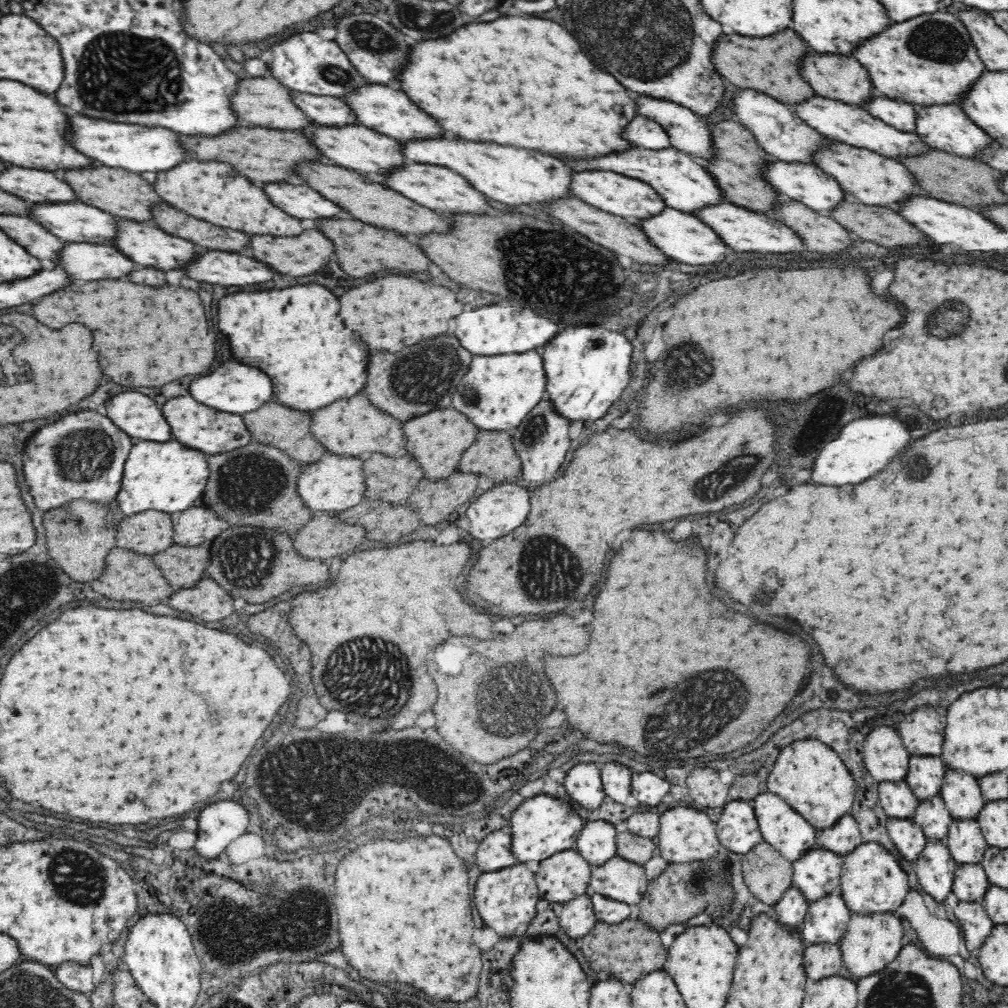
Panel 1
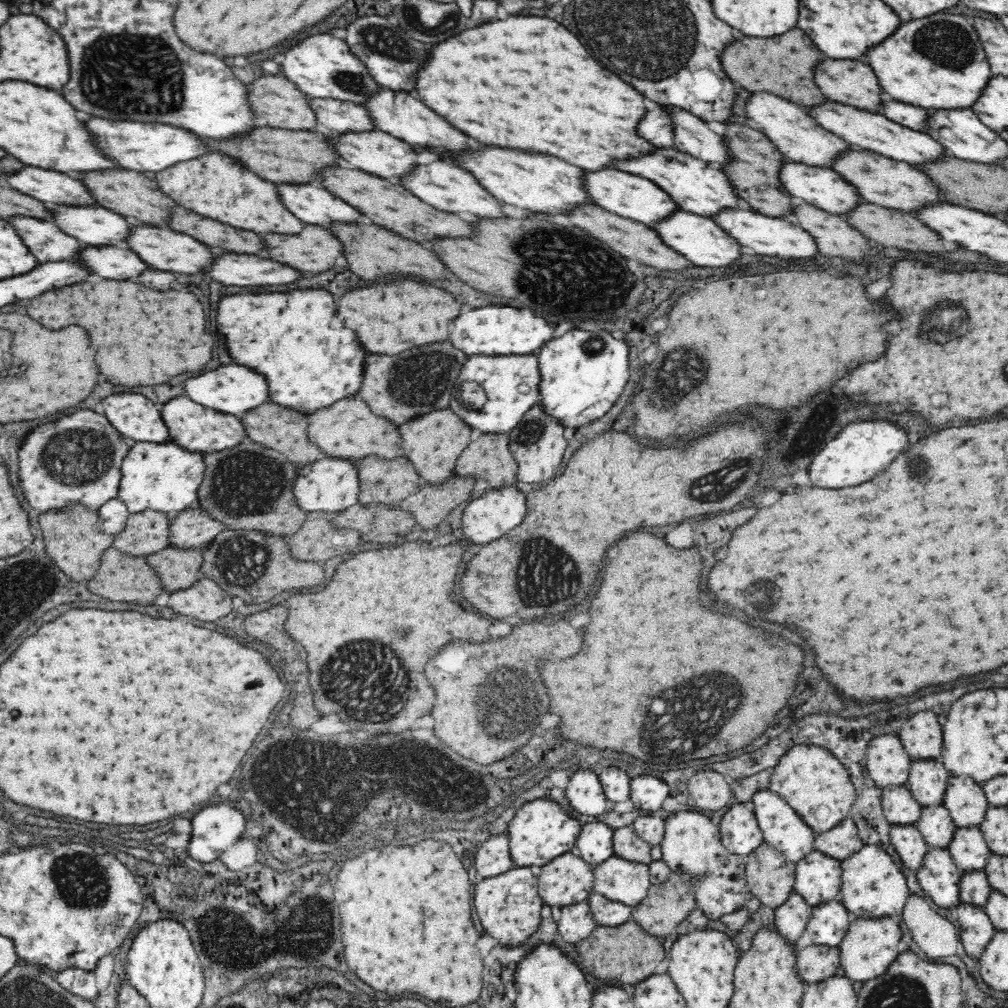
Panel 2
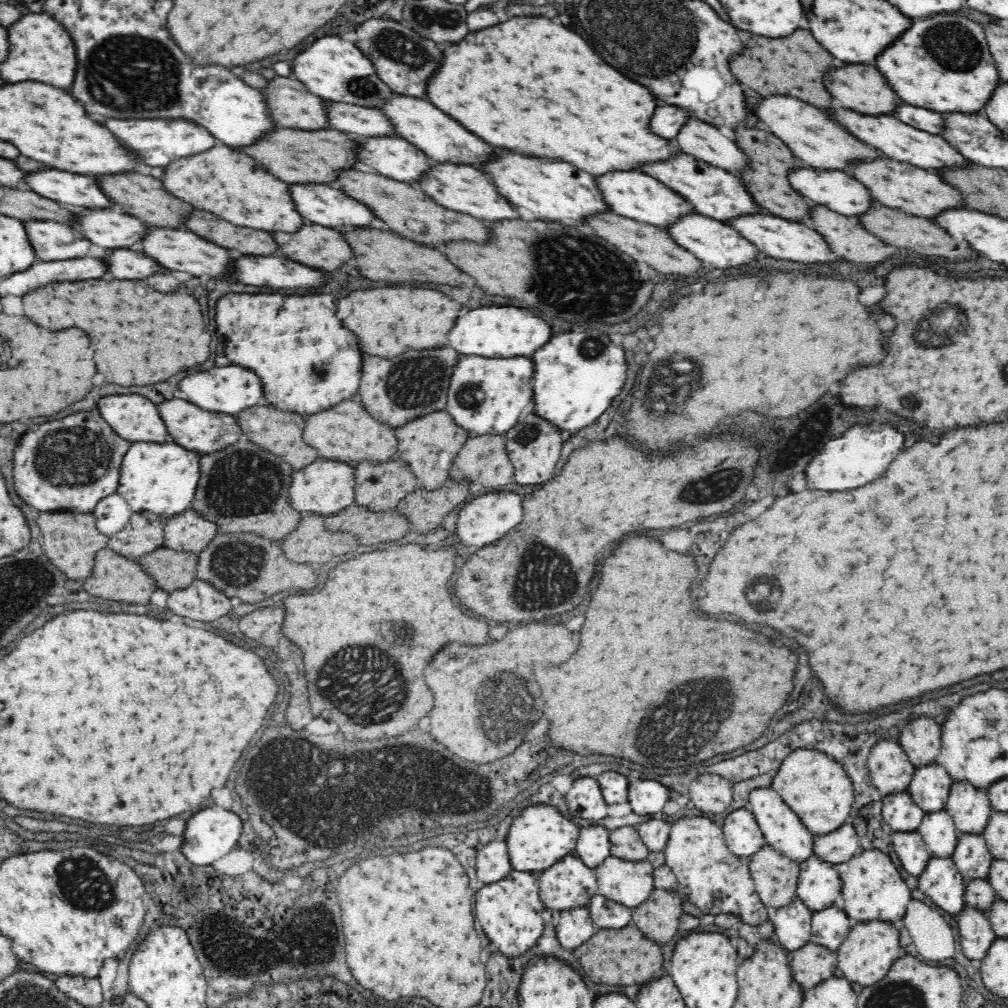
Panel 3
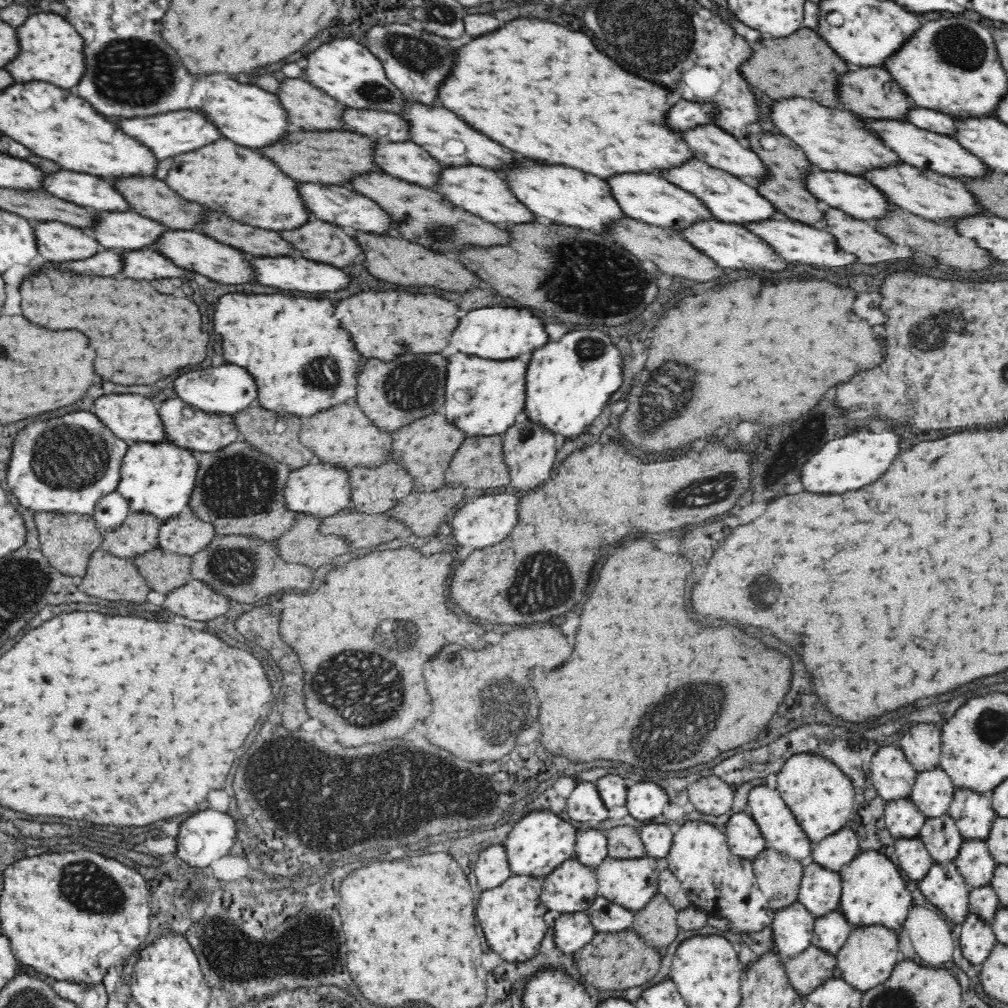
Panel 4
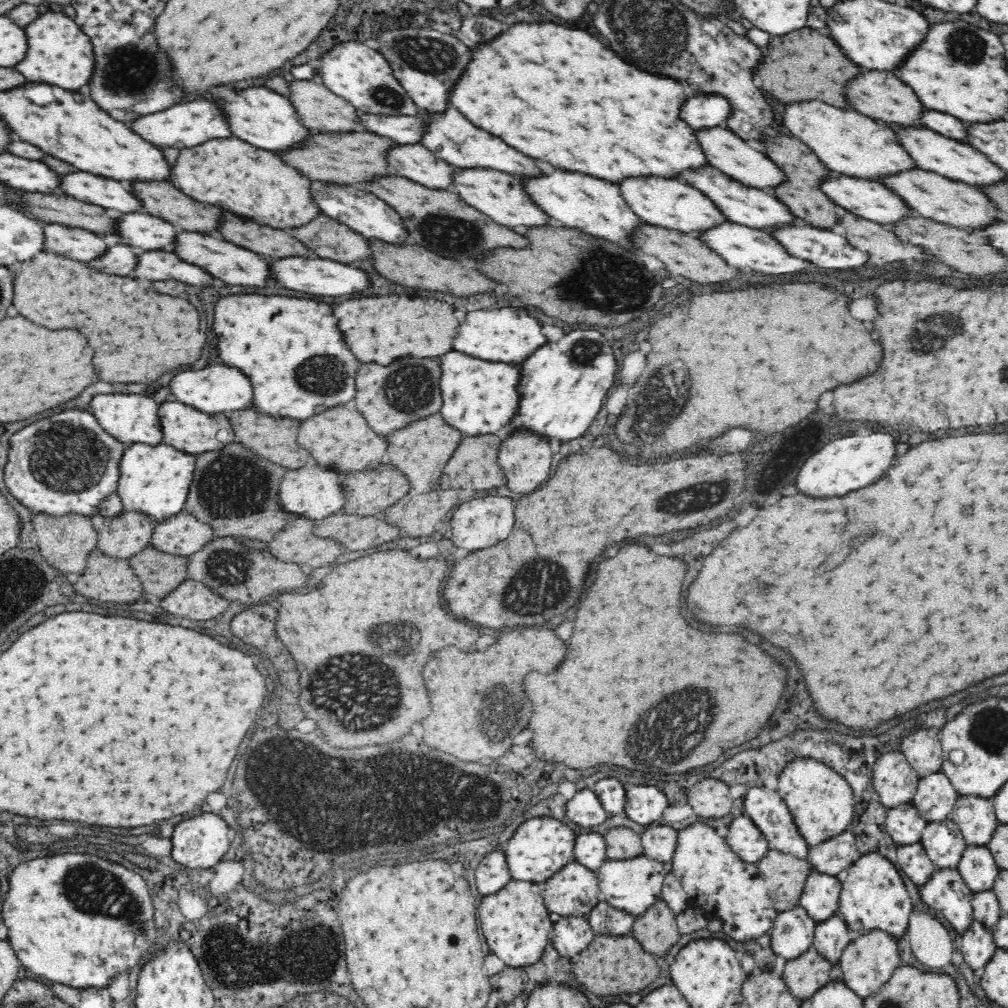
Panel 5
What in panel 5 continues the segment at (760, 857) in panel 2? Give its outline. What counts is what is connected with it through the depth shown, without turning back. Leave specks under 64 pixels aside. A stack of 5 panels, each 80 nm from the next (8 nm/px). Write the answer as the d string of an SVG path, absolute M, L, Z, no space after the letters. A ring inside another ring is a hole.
M768 850L764 859L757 863L757 867L777 911L784 912L799 905L802 890L812 872L807 859Z

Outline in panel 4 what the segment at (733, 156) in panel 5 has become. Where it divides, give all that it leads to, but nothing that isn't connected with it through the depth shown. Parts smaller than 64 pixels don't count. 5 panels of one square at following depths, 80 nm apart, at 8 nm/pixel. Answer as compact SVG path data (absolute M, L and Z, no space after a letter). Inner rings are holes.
M718 125L698 126L690 132L686 132L686 140L688 144L694 148L698 160L708 162L710 166L719 168L736 178L743 179L747 183L756 185L764 182L770 176L768 165L762 161L761 156L751 146L739 141L733 134L728 133Z

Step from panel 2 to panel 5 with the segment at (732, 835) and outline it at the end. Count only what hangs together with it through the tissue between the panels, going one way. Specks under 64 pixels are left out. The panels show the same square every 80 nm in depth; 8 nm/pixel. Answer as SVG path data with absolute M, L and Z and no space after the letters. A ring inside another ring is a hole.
M745 815L732 820L725 841L732 851L747 863L760 862L769 850L764 835Z

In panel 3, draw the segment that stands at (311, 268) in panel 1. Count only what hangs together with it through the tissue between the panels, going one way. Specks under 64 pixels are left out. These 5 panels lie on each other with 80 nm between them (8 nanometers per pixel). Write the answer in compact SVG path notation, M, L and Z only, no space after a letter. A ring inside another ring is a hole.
M310 224L298 232L274 234L282 240L282 250L292 260L314 264L314 268L340 268L354 258L354 250L348 240L334 228Z

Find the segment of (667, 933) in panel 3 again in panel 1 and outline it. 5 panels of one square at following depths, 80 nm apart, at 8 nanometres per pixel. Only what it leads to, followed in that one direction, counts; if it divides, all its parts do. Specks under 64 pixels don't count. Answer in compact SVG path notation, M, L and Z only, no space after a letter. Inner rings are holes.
M670 864L660 875L657 880L649 882L646 894L638 904L637 919L654 932L664 932L672 924L686 923L710 903L719 903L722 899L726 899L726 903L734 900L734 892L729 890L728 883L722 879L721 868L717 864Z

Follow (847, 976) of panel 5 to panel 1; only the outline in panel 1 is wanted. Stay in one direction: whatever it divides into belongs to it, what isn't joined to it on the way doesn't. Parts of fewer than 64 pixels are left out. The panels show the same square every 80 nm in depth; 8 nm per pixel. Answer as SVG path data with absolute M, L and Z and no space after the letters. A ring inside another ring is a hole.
M873 913L851 915L848 928L839 942L843 965L852 972L854 978L868 978L880 972L890 961L896 960L903 946L900 943L903 927L896 913Z

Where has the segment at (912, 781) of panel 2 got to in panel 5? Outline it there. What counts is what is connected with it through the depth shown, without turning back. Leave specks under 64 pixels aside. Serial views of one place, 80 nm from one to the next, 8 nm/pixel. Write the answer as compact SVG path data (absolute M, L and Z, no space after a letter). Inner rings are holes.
M942 772L920 779L912 805L924 820L942 822L953 812L959 792Z

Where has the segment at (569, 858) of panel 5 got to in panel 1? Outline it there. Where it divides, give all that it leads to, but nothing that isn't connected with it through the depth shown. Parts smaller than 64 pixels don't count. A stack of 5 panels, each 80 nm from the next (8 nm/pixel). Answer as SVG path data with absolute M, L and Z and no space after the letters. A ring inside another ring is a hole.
M534 796L522 803L510 822L511 851L517 863L542 862L550 856L573 849L585 822L574 813L573 804L551 796Z

